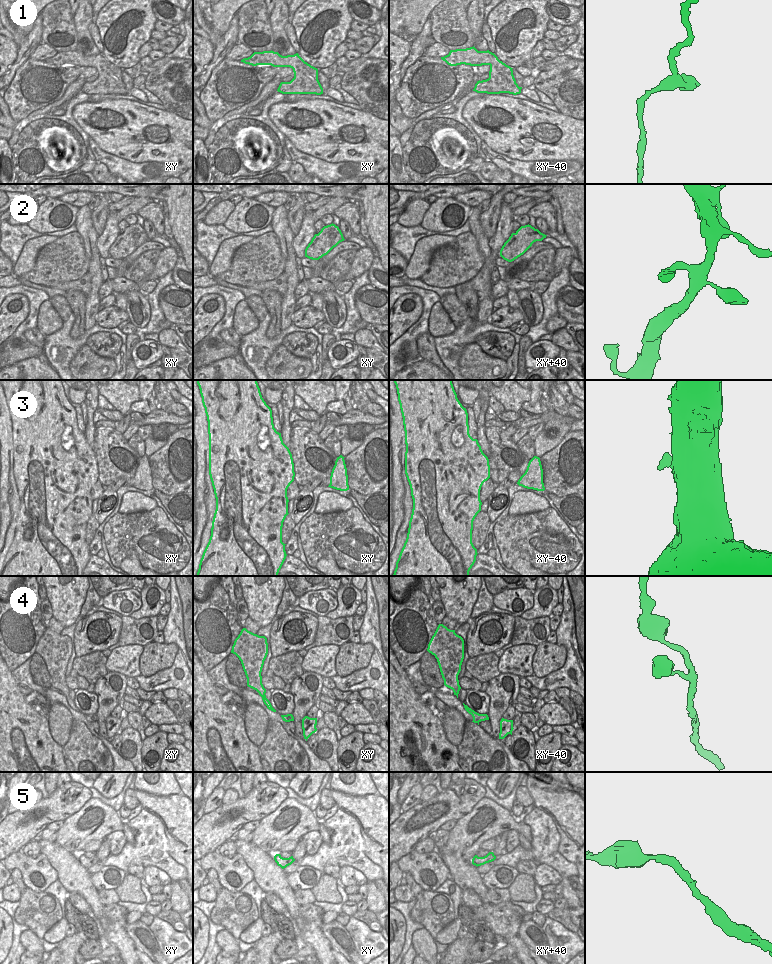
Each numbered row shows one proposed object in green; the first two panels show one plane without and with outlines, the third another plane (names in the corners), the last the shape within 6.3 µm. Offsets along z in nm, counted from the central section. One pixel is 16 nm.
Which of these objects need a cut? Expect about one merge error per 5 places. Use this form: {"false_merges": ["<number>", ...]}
{"false_merges": []}

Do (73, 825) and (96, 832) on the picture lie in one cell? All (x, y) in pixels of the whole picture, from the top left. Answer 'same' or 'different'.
same

